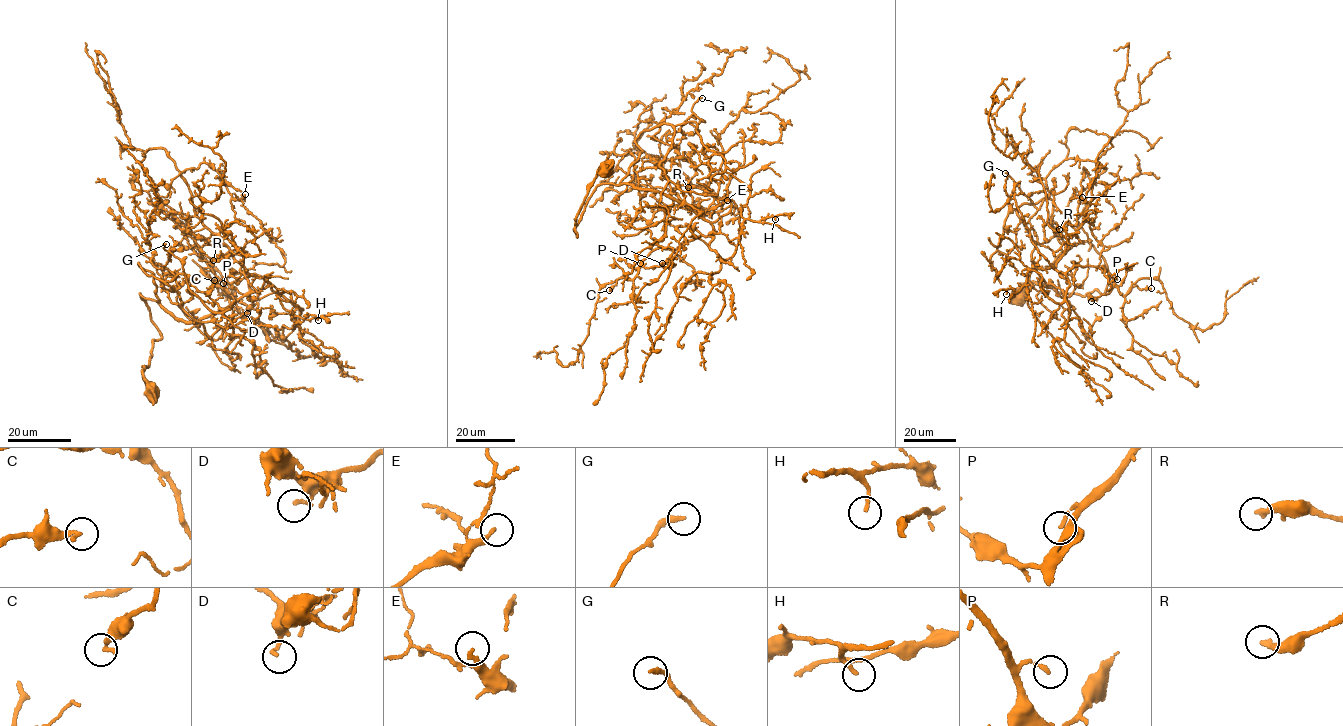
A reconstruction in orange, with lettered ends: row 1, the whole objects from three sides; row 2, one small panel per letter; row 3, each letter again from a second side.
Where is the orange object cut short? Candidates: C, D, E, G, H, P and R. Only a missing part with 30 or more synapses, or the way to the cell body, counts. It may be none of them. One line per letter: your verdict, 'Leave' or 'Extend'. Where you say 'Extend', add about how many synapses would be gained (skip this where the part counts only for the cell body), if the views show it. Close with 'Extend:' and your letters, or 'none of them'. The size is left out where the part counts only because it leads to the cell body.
C: Leave
D: Leave
E: Leave
G: Leave
H: Leave
P: Leave
R: Leave
Extend: none of them

